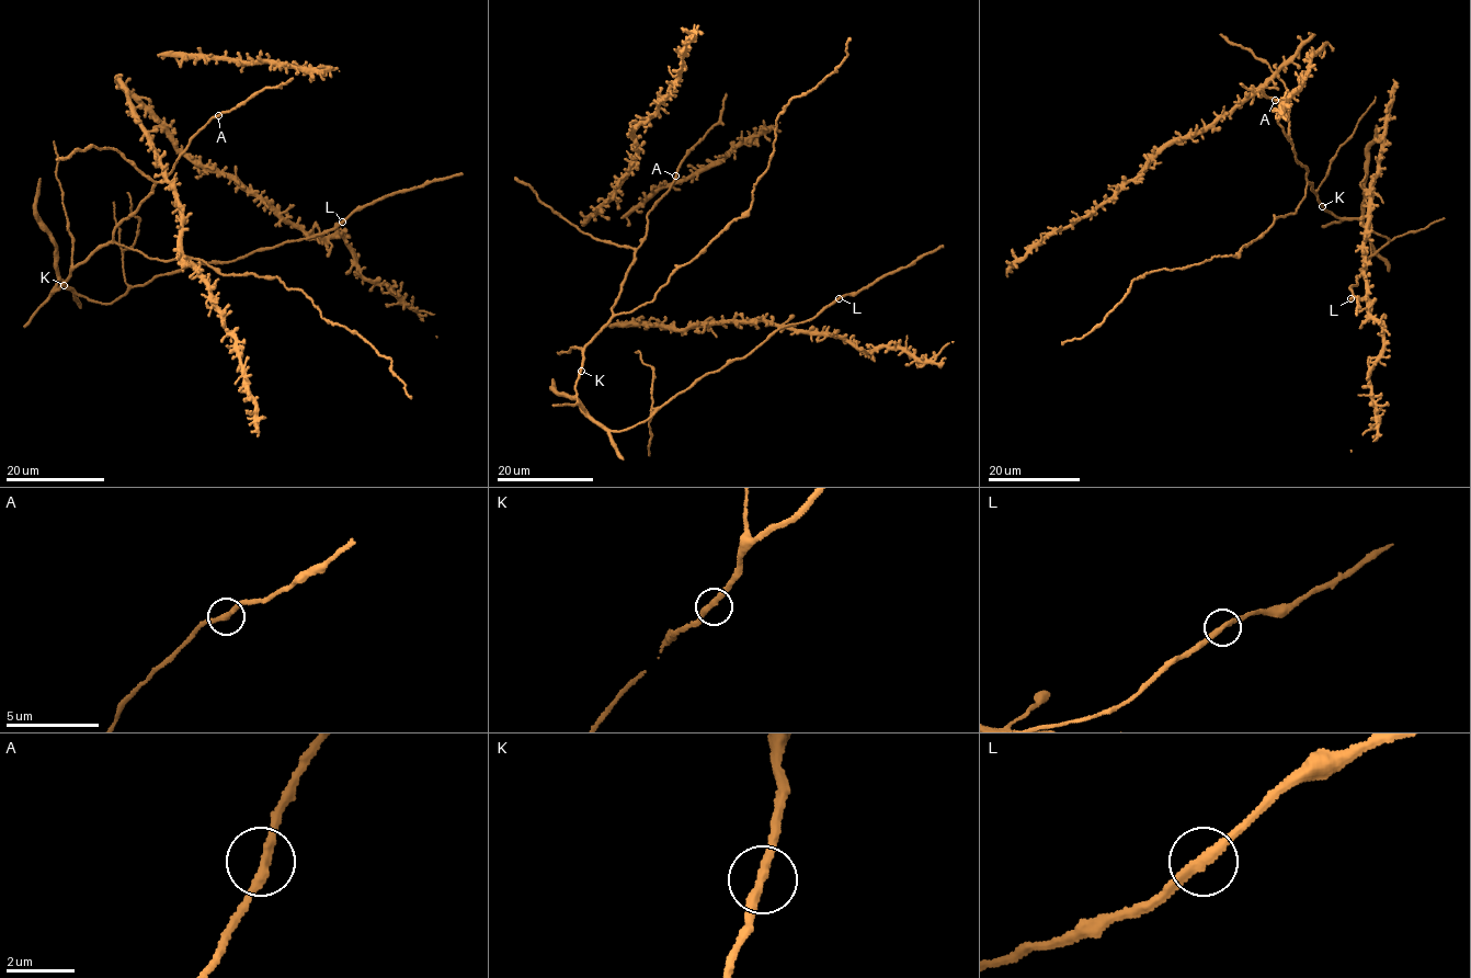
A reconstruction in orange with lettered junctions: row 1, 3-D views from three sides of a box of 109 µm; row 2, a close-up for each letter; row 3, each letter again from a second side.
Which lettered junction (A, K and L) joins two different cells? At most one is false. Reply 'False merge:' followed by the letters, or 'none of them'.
False merge: none of them

